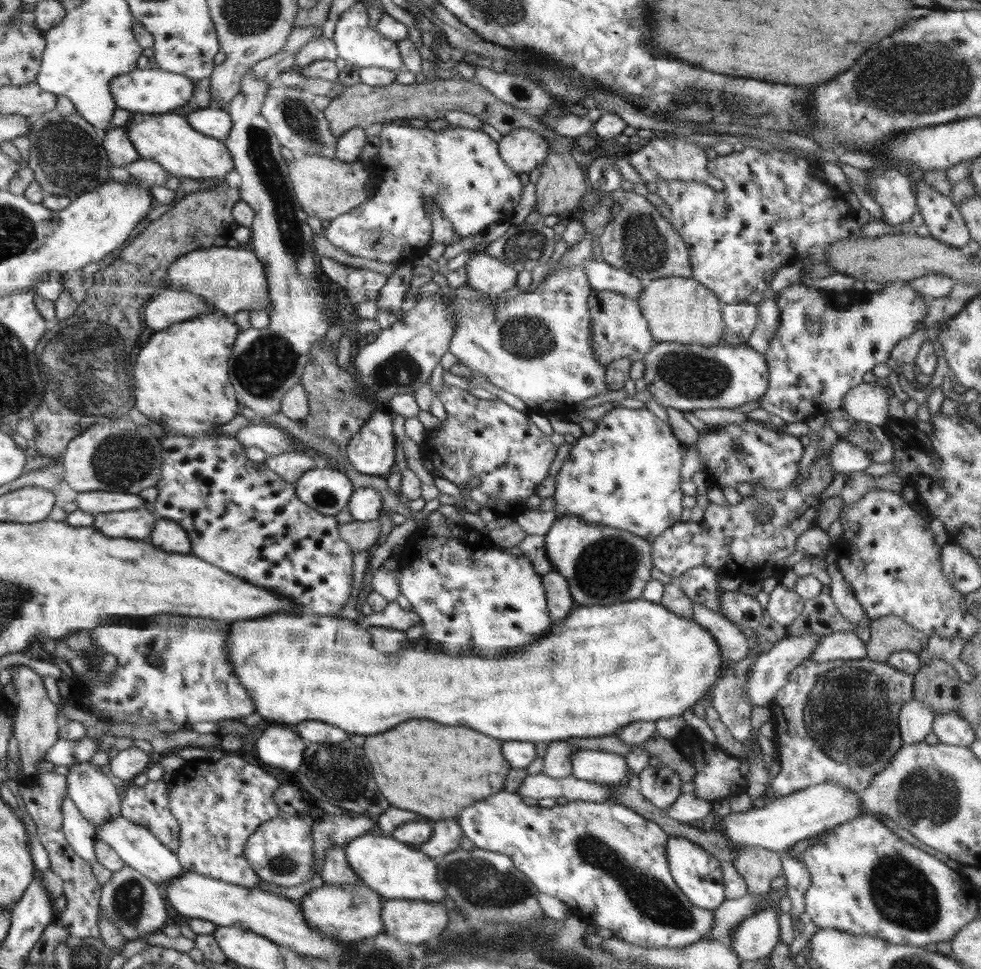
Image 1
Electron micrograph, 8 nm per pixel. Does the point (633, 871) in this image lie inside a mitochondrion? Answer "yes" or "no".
yes

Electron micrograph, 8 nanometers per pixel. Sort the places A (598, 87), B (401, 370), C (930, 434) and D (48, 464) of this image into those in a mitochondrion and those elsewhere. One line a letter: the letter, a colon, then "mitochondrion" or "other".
A: other
B: mitochondrion
C: other
D: other

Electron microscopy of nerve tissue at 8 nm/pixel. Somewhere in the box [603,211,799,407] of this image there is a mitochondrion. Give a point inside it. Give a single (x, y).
(688, 375)

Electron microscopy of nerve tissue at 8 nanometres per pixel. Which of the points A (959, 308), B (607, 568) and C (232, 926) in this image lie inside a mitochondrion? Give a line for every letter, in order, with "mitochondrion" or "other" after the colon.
A: other
B: mitochondrion
C: other

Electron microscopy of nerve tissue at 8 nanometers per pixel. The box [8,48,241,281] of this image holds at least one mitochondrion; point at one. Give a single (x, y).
(64, 153)

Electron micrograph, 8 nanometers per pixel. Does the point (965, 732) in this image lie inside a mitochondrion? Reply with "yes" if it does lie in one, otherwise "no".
no

